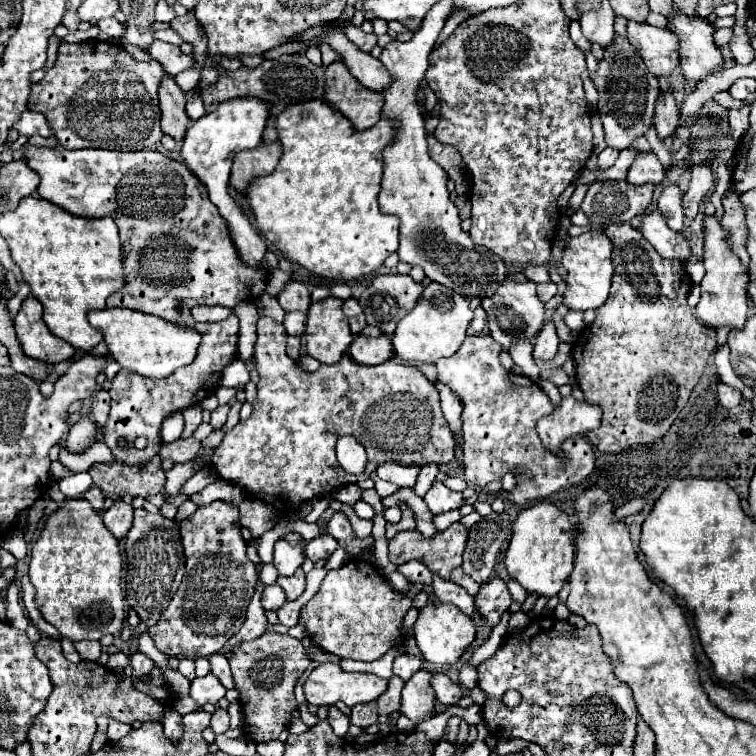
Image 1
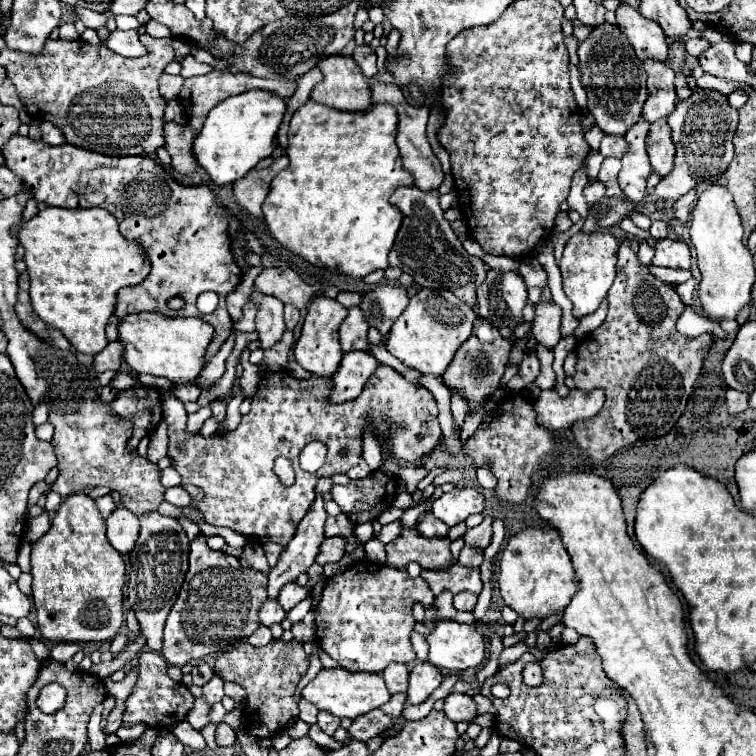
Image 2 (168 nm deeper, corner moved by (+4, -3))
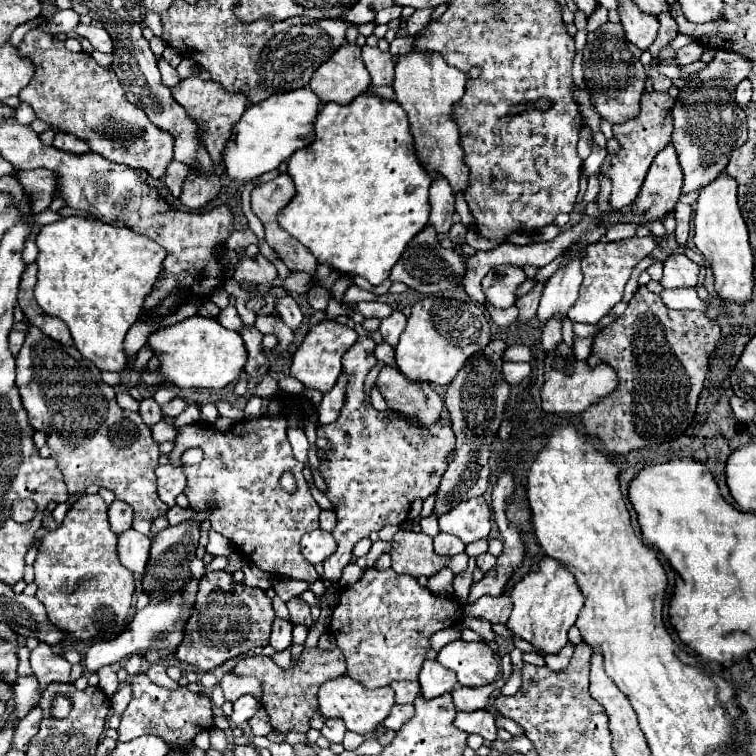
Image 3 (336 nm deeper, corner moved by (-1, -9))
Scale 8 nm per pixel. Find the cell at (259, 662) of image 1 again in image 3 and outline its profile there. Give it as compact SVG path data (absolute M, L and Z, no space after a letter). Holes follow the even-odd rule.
M319 647L305 649L301 655L301 663L293 663L291 669L279 669L269 657L265 655L253 655L243 661L239 661L233 669L235 675L243 677L257 677L263 683L263 705L267 709L269 721L275 731L279 733L291 733L291 731L301 731L307 733L311 729L309 721L317 713L317 689L321 683L329 679L337 679L347 671L345 667L345 657L341 649L325 651Z

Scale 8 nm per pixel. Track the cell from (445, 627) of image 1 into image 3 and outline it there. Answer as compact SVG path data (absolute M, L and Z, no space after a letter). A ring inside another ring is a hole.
M453 641L441 649L437 661L457 673L457 679L465 687L483 687L495 681L499 675L499 663L487 643Z

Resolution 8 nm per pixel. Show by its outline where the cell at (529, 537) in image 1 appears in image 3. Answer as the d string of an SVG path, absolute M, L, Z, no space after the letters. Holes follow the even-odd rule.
M551 557L541 559L541 567L535 573L527 573L515 583L511 591L513 611L505 627L515 639L531 643L539 655L555 655L567 645L567 631L575 625L575 619L583 607L583 593L577 589L573 575Z

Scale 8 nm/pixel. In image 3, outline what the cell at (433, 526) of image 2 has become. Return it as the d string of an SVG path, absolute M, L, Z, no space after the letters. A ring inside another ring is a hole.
M439 533L435 537L437 555L459 555L463 551L465 551L465 543L461 543L457 537L451 537L449 533Z

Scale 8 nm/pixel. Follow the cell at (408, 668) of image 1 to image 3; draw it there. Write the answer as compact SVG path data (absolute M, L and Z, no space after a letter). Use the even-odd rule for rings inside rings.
M393 681L391 683L393 691L395 691L395 701L397 703L413 703L419 689L419 681Z

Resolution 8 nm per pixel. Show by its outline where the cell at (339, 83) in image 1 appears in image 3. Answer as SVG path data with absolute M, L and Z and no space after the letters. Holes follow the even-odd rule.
M345 43L309 81L309 87L323 103L335 101L341 105L351 103L357 95L365 93L371 85L371 77L361 59L361 47L357 43Z

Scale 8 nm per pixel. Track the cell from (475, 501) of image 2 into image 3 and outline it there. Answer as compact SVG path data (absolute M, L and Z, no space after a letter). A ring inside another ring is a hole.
M473 497L459 503L449 513L439 517L439 529L459 537L463 543L487 539L491 531L491 509L483 497Z

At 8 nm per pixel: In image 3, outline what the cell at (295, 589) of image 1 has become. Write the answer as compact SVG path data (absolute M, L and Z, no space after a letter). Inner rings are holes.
M293 597L293 599L287 603L287 607L289 607L289 613L291 613L291 621L293 621L295 625L305 625L307 629L313 625L311 613L309 613L309 605L303 603L299 597Z

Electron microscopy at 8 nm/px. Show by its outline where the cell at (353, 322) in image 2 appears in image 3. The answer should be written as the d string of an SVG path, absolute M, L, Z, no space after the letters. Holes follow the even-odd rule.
M359 337L359 341L345 353L343 357L343 373L347 375L345 405L335 423L317 427L317 435L329 441L329 447L323 449L325 459L319 463L319 473L327 485L325 495L329 497L333 511L337 515L337 525L333 529L337 551L323 561L325 571L321 575L321 579L329 583L339 581L343 567L351 561L351 549L359 539L369 537L369 533L373 531L381 531L385 525L401 525L403 521L407 521L409 509L415 499L425 501L429 495L437 491L439 481L447 469L447 457L455 449L455 433L449 421L439 419L433 425L425 427L405 417L403 413L393 413L393 409L377 411L373 405L365 403L365 377L371 371L371 367L377 363L373 349L375 349L375 341L371 337Z

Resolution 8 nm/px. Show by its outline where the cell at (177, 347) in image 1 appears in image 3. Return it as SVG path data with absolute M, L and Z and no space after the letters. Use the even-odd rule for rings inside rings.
M193 315L181 323L159 329L149 337L149 345L161 359L159 373L183 389L223 389L237 381L247 363L247 349L237 331L225 329L217 319Z

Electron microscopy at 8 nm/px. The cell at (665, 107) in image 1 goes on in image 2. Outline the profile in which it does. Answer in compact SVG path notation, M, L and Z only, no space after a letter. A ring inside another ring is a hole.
M662 117L650 125L650 133L646 137L646 149L648 149L650 165L652 165L654 173L658 173L660 177L668 175L674 165L674 143L672 143L670 125L668 125L666 117Z

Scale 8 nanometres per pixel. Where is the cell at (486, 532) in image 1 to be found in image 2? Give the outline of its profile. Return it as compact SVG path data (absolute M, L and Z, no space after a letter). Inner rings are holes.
M464 545L464 547L462 547L460 557L458 557L458 563L460 563L460 565L464 565L464 567L480 567L482 561L484 561L482 549L472 547L472 545Z

